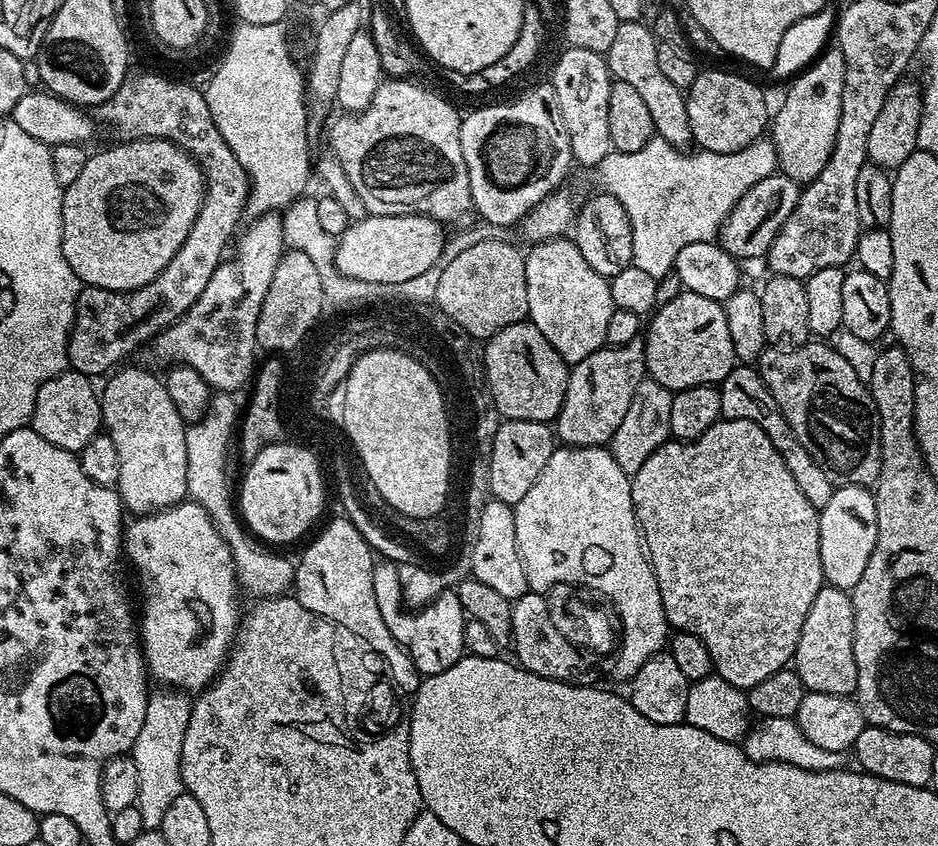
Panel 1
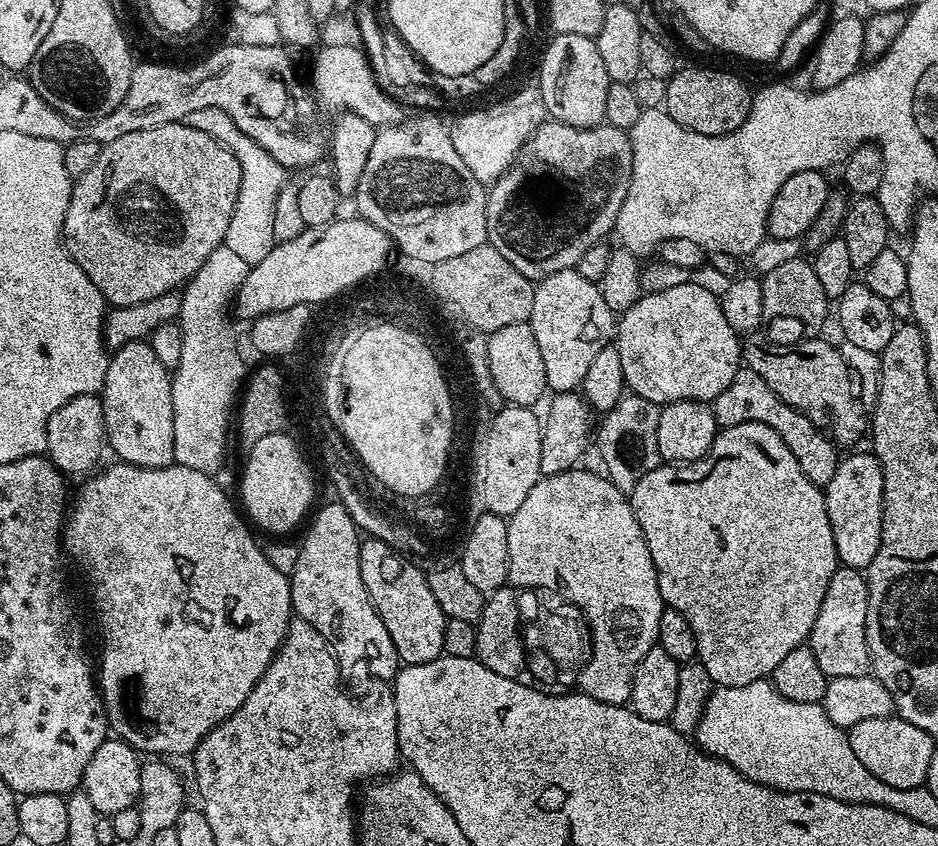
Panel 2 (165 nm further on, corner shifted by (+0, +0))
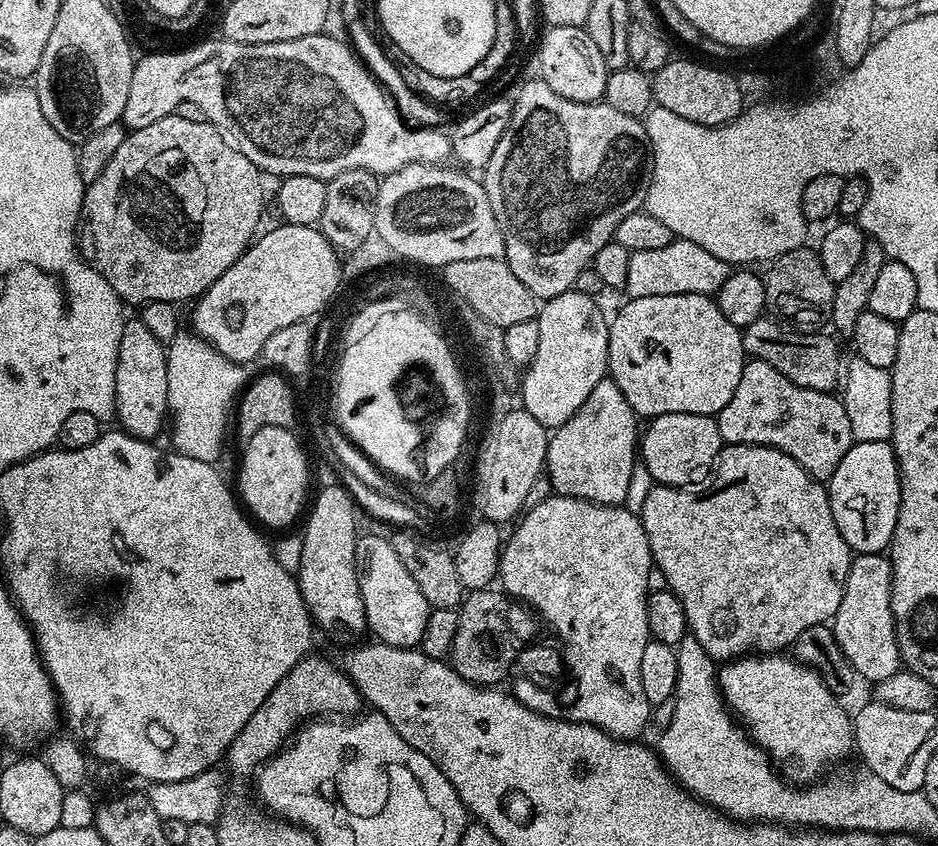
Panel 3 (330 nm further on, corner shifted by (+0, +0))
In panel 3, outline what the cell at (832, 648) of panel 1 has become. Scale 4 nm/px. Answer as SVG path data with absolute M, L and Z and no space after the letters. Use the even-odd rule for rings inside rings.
M875 552L853 555L842 602L830 621L840 652L850 662L850 666L854 666L854 670L870 682L890 678L890 674L902 668L890 606L891 589L892 562L887 555Z

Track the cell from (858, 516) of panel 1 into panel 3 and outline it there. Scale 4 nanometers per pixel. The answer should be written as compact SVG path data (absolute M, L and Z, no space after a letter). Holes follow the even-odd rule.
M887 439L878 442L855 441L846 458L838 462L838 470L826 481L830 510L838 526L838 534L846 538L853 553L883 553L892 543L900 505L900 467Z

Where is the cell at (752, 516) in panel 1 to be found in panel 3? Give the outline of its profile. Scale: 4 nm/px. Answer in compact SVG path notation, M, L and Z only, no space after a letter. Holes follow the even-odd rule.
M724 444L716 456L716 463L710 469L712 477L708 480L708 493L688 492L687 487L671 488L668 484L656 484L646 495L639 513L642 526L648 535L652 563L664 575L667 591L672 592L682 602L682 610L686 610L690 634L698 638L702 650L716 662L727 662L743 658L749 654L780 654L791 649L793 642L802 634L802 630L810 630L810 626L828 624L835 616L842 602L842 594L846 586L846 578L850 574L852 548L838 534L838 526L834 522L834 514L830 510L827 487L814 479L794 458L790 458L782 450L767 448L765 444Z

